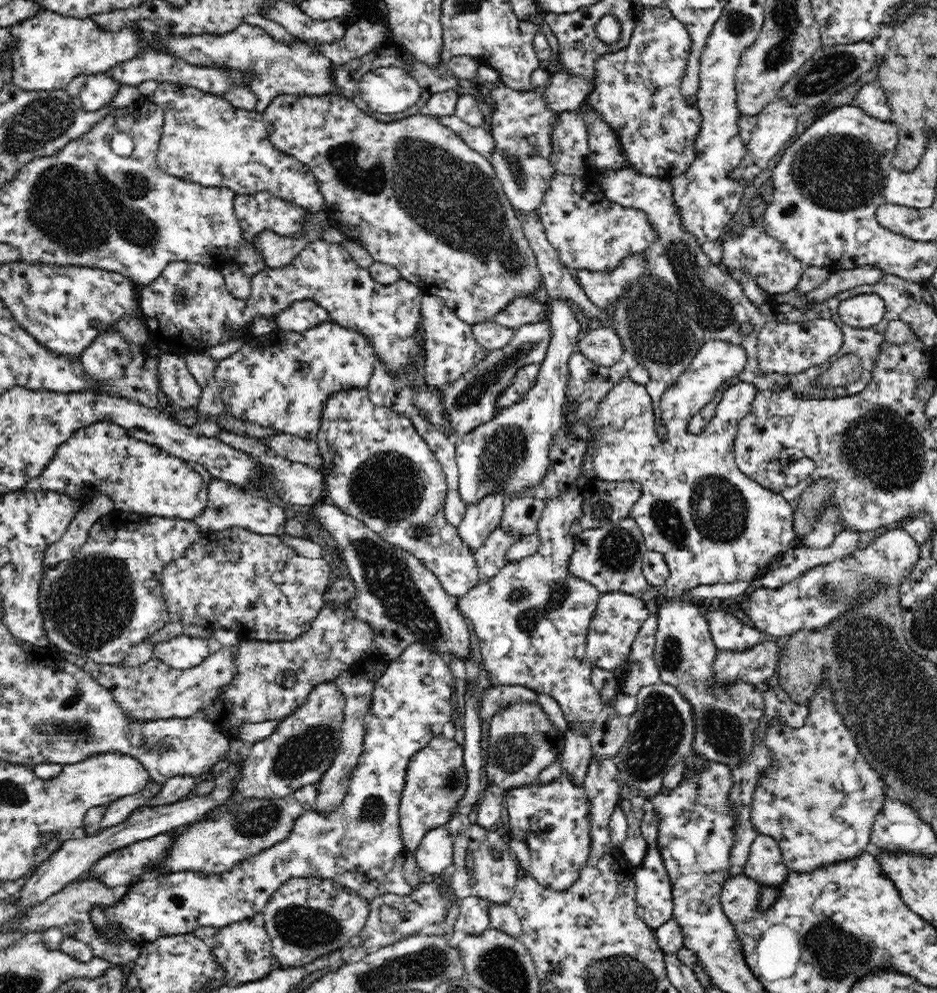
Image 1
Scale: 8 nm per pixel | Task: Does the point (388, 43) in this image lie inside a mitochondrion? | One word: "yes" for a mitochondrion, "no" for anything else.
no

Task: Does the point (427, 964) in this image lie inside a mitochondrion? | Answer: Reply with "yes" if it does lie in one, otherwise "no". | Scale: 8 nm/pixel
yes

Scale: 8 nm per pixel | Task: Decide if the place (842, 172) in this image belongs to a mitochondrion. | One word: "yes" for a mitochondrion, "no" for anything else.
yes

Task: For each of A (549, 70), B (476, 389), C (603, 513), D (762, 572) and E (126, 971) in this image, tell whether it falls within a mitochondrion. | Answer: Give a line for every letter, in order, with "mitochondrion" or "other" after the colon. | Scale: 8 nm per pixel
A: other
B: mitochondrion
C: mitochondrion
D: other
E: other

